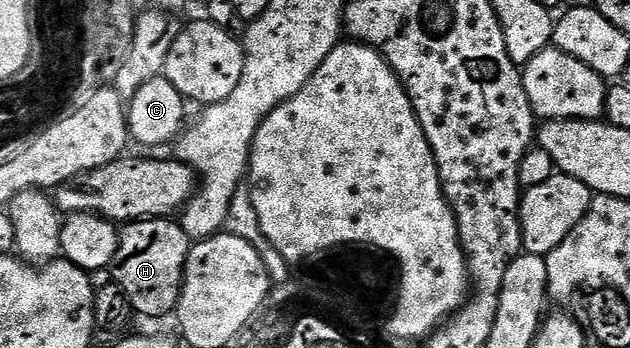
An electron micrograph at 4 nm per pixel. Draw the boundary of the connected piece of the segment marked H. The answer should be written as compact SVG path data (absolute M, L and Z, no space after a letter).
M172 218L139 219L124 224L118 234L111 279L125 296L126 304L149 319L157 319L168 311L170 314L181 292L181 274L185 272L190 246L191 240Z

